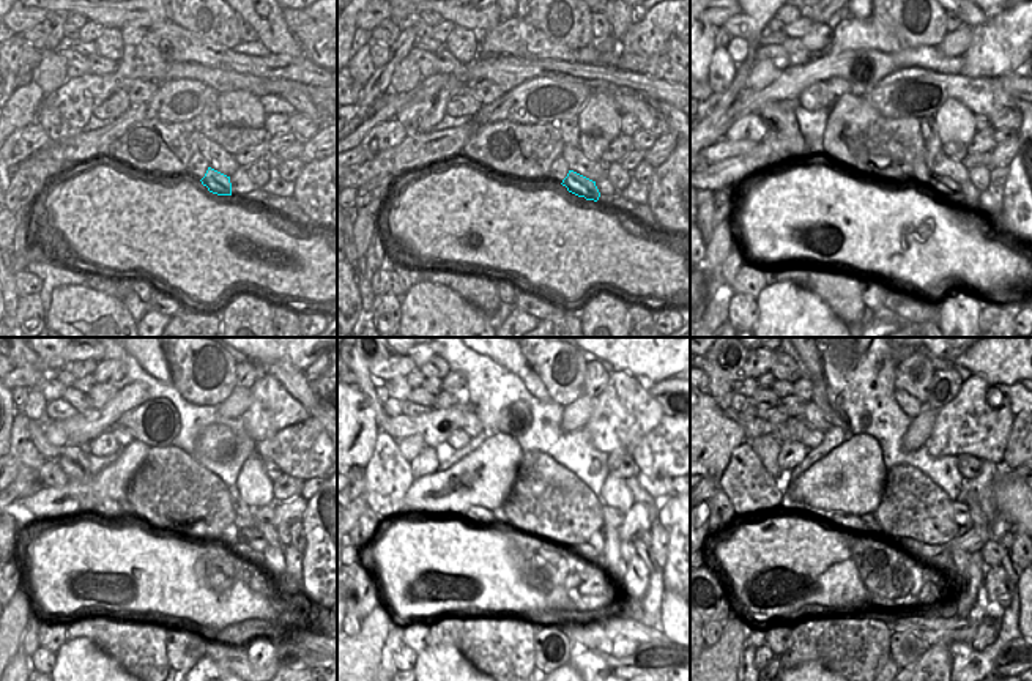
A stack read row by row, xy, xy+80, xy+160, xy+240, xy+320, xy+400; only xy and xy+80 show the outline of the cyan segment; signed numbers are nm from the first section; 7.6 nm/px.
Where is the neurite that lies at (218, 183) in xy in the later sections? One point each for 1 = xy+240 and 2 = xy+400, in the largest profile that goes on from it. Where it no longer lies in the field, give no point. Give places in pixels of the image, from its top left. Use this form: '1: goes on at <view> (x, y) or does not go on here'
1: goes on at xy+240 (249, 536)
2: goes on at xy+400 (993, 552)

